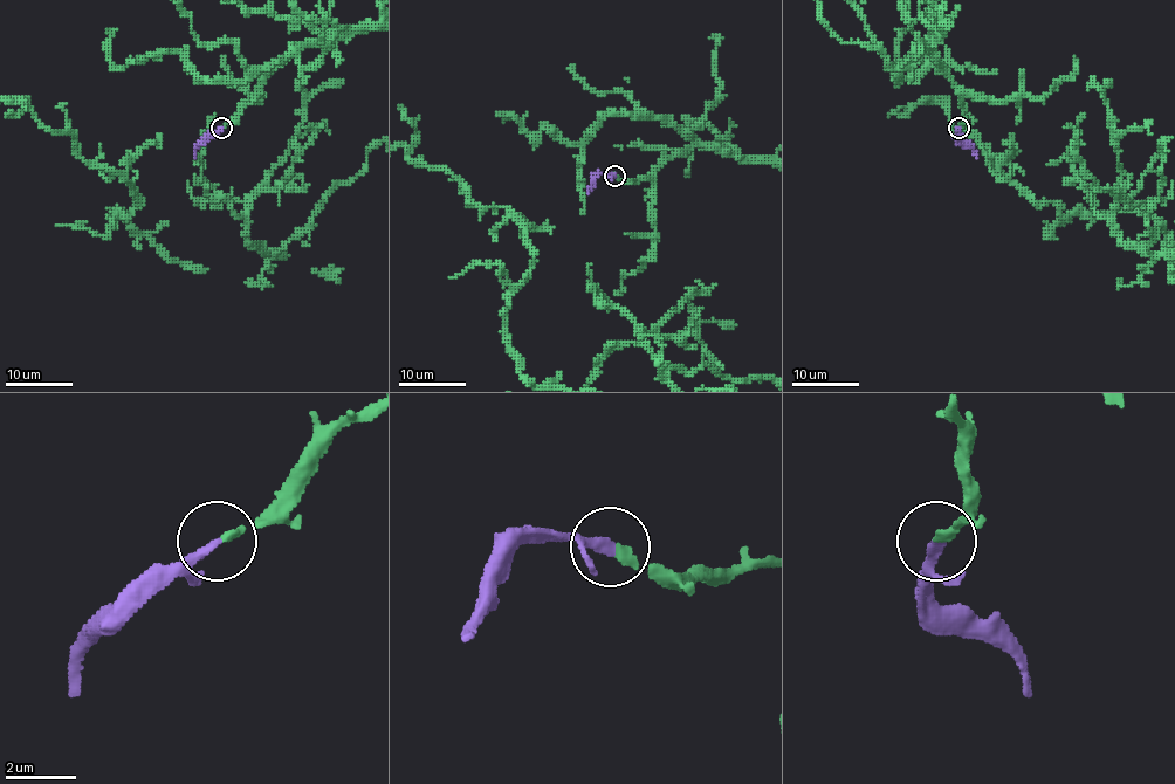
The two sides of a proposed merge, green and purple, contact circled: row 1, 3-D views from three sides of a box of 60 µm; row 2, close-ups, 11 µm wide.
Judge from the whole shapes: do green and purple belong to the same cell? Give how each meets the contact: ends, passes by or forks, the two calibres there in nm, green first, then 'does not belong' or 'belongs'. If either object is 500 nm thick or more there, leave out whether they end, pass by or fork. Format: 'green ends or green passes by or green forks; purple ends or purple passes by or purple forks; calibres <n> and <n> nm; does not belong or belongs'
green ends; purple ends; calibres 240 and 260 nm; belongs

